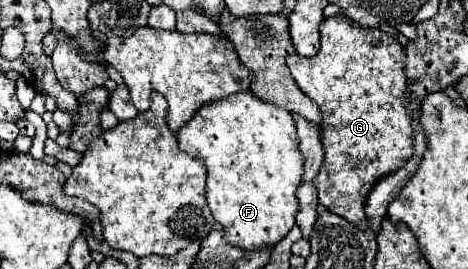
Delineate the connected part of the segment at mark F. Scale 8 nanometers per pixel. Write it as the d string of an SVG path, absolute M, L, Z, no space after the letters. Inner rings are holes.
M240 91L232 97L204 103L192 119L176 133L182 151L200 159L208 169L206 201L214 219L224 227L226 239L248 251L276 245L294 225L296 215L296 187L302 175L302 159L296 153L296 125L288 111L274 103L264 103L252 91Z

